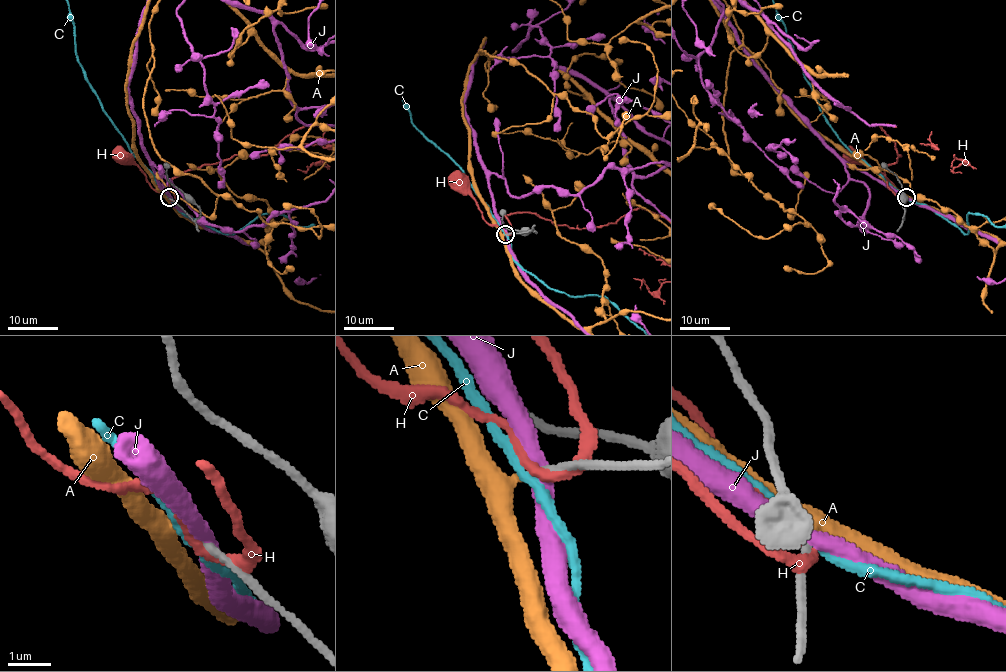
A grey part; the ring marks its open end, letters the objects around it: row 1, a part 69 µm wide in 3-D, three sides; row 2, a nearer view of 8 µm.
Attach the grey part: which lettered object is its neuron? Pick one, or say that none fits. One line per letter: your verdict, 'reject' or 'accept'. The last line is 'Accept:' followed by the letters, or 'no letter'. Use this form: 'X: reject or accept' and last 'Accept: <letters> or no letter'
A: accept
C: reject
H: reject
J: reject
Accept: A

